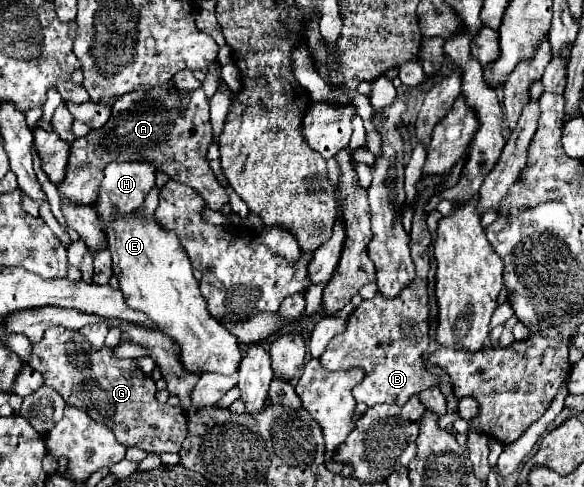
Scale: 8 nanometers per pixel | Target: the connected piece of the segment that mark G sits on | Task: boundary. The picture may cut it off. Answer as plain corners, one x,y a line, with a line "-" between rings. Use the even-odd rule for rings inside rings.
49,326
43,338
31,346
29,362
33,370
41,372
45,384
55,388
69,406
81,408
93,420
109,426
123,446
137,446
153,454
179,452
187,436
183,410
181,406
157,402
153,378
145,376
135,360
117,358
113,356
113,348
107,346
93,350
79,332

